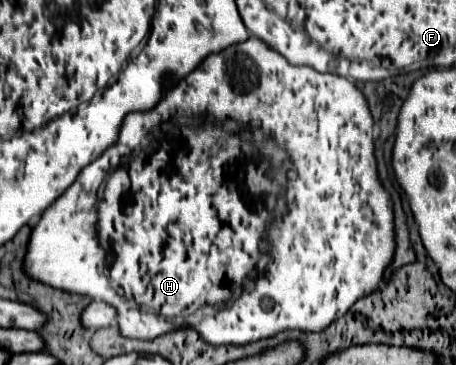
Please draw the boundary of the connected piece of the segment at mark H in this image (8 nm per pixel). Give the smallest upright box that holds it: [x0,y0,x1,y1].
[27,51,397,345]

